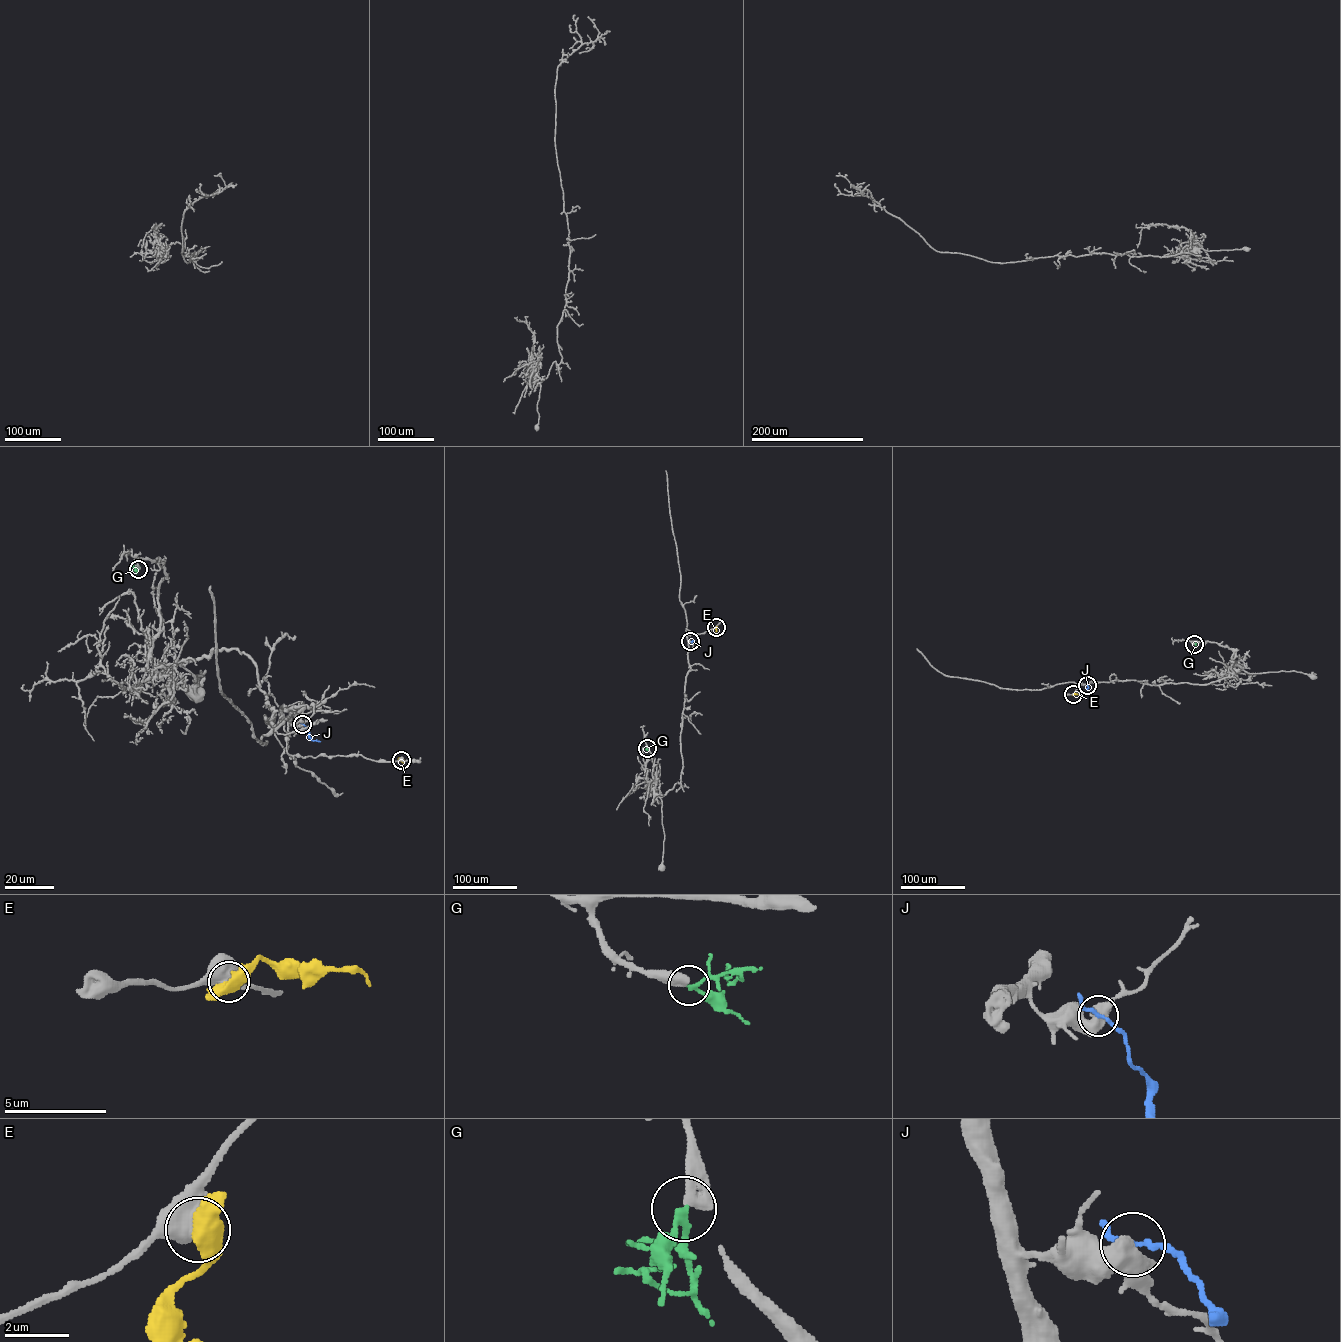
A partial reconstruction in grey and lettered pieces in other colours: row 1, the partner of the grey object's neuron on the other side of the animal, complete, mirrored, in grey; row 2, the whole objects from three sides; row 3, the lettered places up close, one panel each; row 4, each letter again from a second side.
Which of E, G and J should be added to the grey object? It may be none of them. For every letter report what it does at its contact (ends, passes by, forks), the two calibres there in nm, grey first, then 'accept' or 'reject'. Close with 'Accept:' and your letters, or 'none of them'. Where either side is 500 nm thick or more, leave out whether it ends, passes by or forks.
E: 800 nm thick on the grey side, 550 nm on the other; reject
G: it passes by; 440 nm thick on the grey side, 180 nm on the other; accept
J: it passes by; 440 nm thick on the grey side, 160 nm on the other; reject
Accept: G

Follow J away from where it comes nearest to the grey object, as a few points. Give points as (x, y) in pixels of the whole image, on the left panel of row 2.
J: (302, 724), (312, 740), (320, 741)

